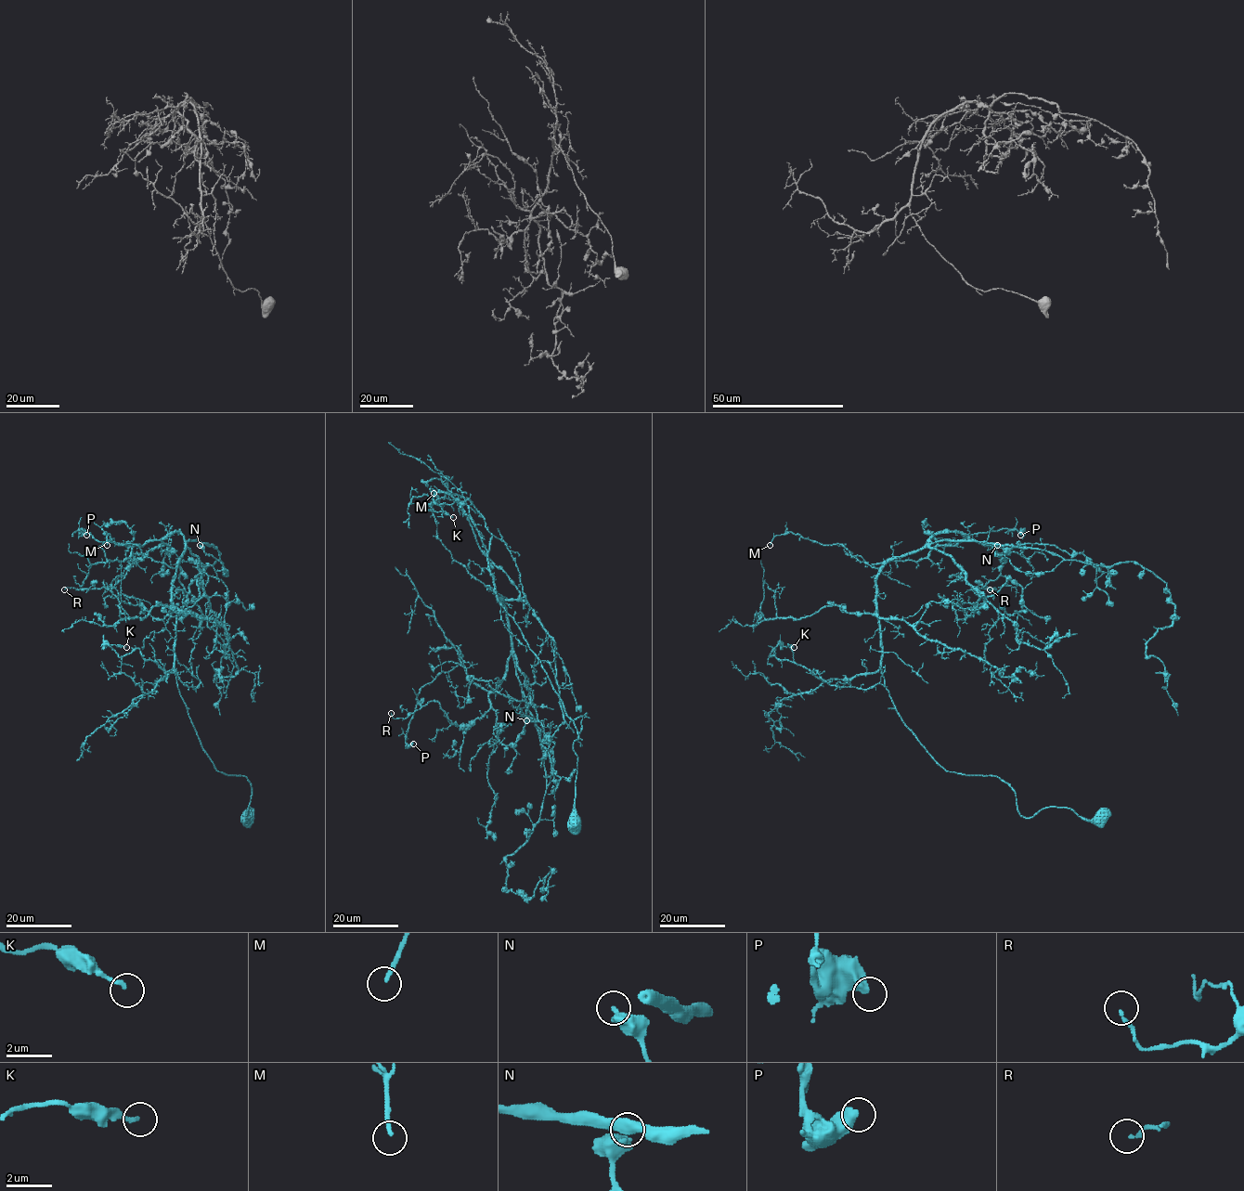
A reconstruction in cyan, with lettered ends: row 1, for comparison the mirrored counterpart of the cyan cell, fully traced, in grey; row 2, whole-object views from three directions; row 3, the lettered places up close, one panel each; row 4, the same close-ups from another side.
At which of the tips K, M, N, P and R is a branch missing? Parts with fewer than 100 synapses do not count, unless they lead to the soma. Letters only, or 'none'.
none

